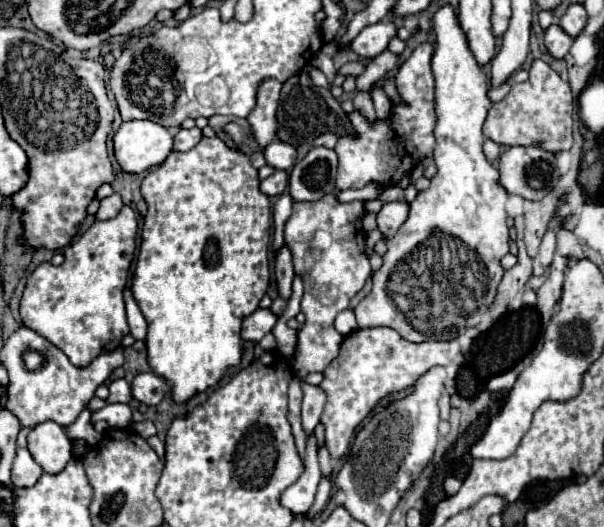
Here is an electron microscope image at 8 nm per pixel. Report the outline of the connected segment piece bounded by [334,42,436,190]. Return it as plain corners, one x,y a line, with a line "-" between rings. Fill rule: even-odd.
424,42
414,48
410,58
400,64
396,72
396,86
404,100
402,106
392,106
388,120
378,120
370,124
360,112
352,112
348,118
358,132
358,138
346,136
336,144
336,154
340,158
336,188
362,188
368,182
376,182
384,188
394,186
400,178
410,174
422,156
432,156
434,150
434,76
430,70
430,60
434,56
434,46

